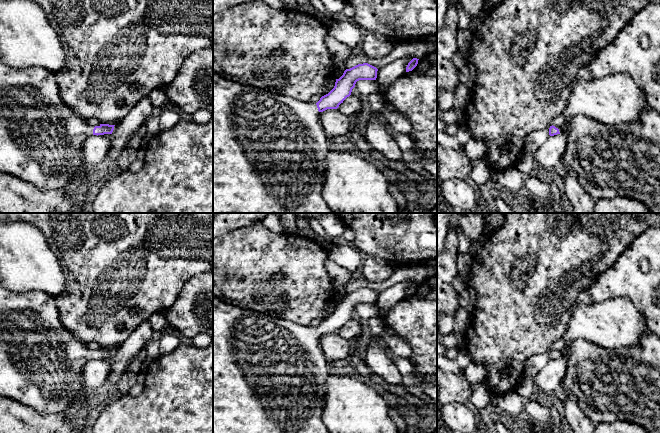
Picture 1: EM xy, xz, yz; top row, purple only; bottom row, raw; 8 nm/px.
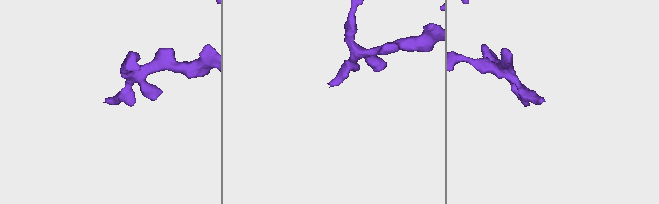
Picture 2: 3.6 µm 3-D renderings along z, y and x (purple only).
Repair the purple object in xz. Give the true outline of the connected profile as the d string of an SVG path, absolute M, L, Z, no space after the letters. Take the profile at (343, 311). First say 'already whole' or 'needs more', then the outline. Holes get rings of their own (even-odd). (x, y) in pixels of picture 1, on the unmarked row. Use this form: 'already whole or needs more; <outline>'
needs more; M368 287L346 293L343 299L336 303L334 312L322 320L317 327L303 326L261 312L246 310L213 296L213 433L330 433L322 421L322 414L325 407L326 382L335 370L323 352L320 338L327 333L337 333L351 319L357 305L376 304L377 295L376 291Z

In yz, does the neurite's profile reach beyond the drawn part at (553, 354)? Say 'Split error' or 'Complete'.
Split error

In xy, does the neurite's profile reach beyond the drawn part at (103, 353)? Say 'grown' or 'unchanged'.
grown

